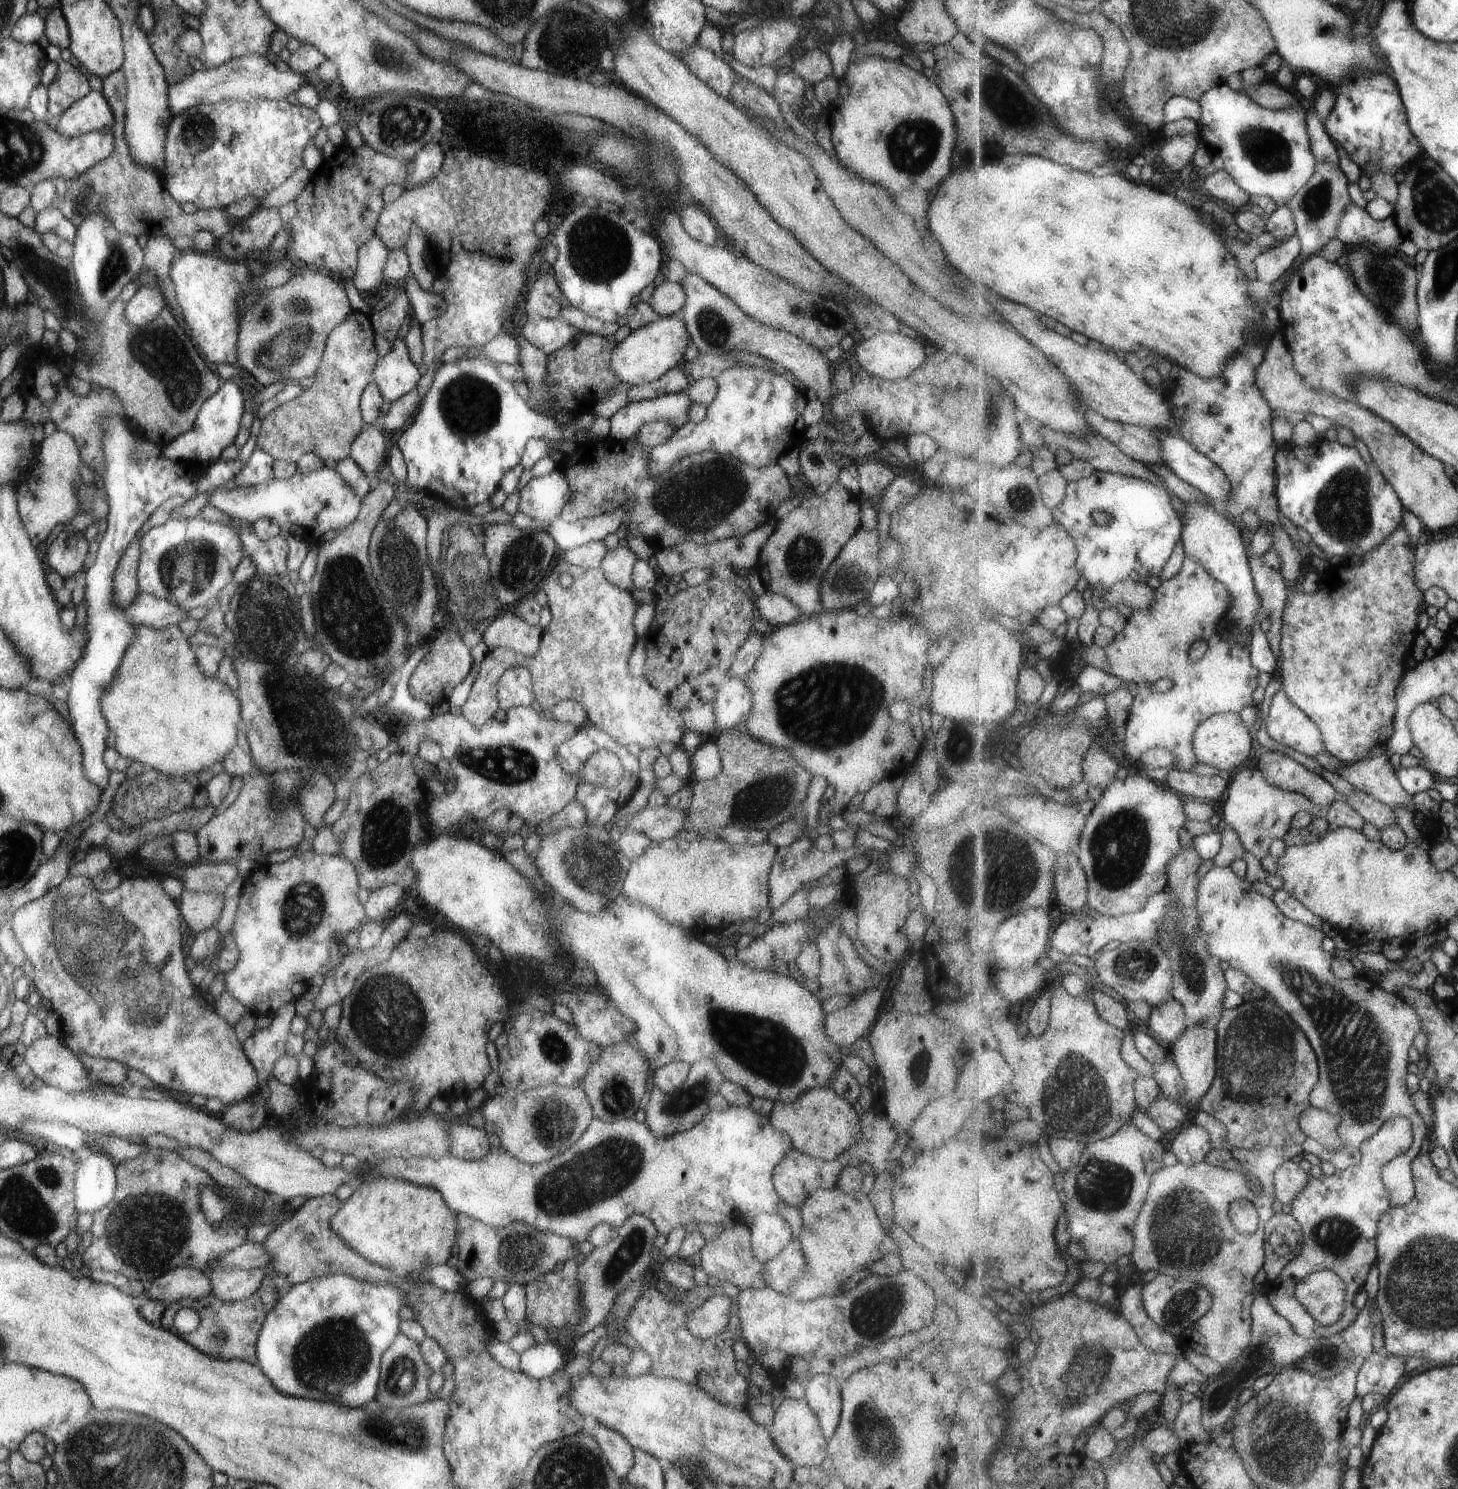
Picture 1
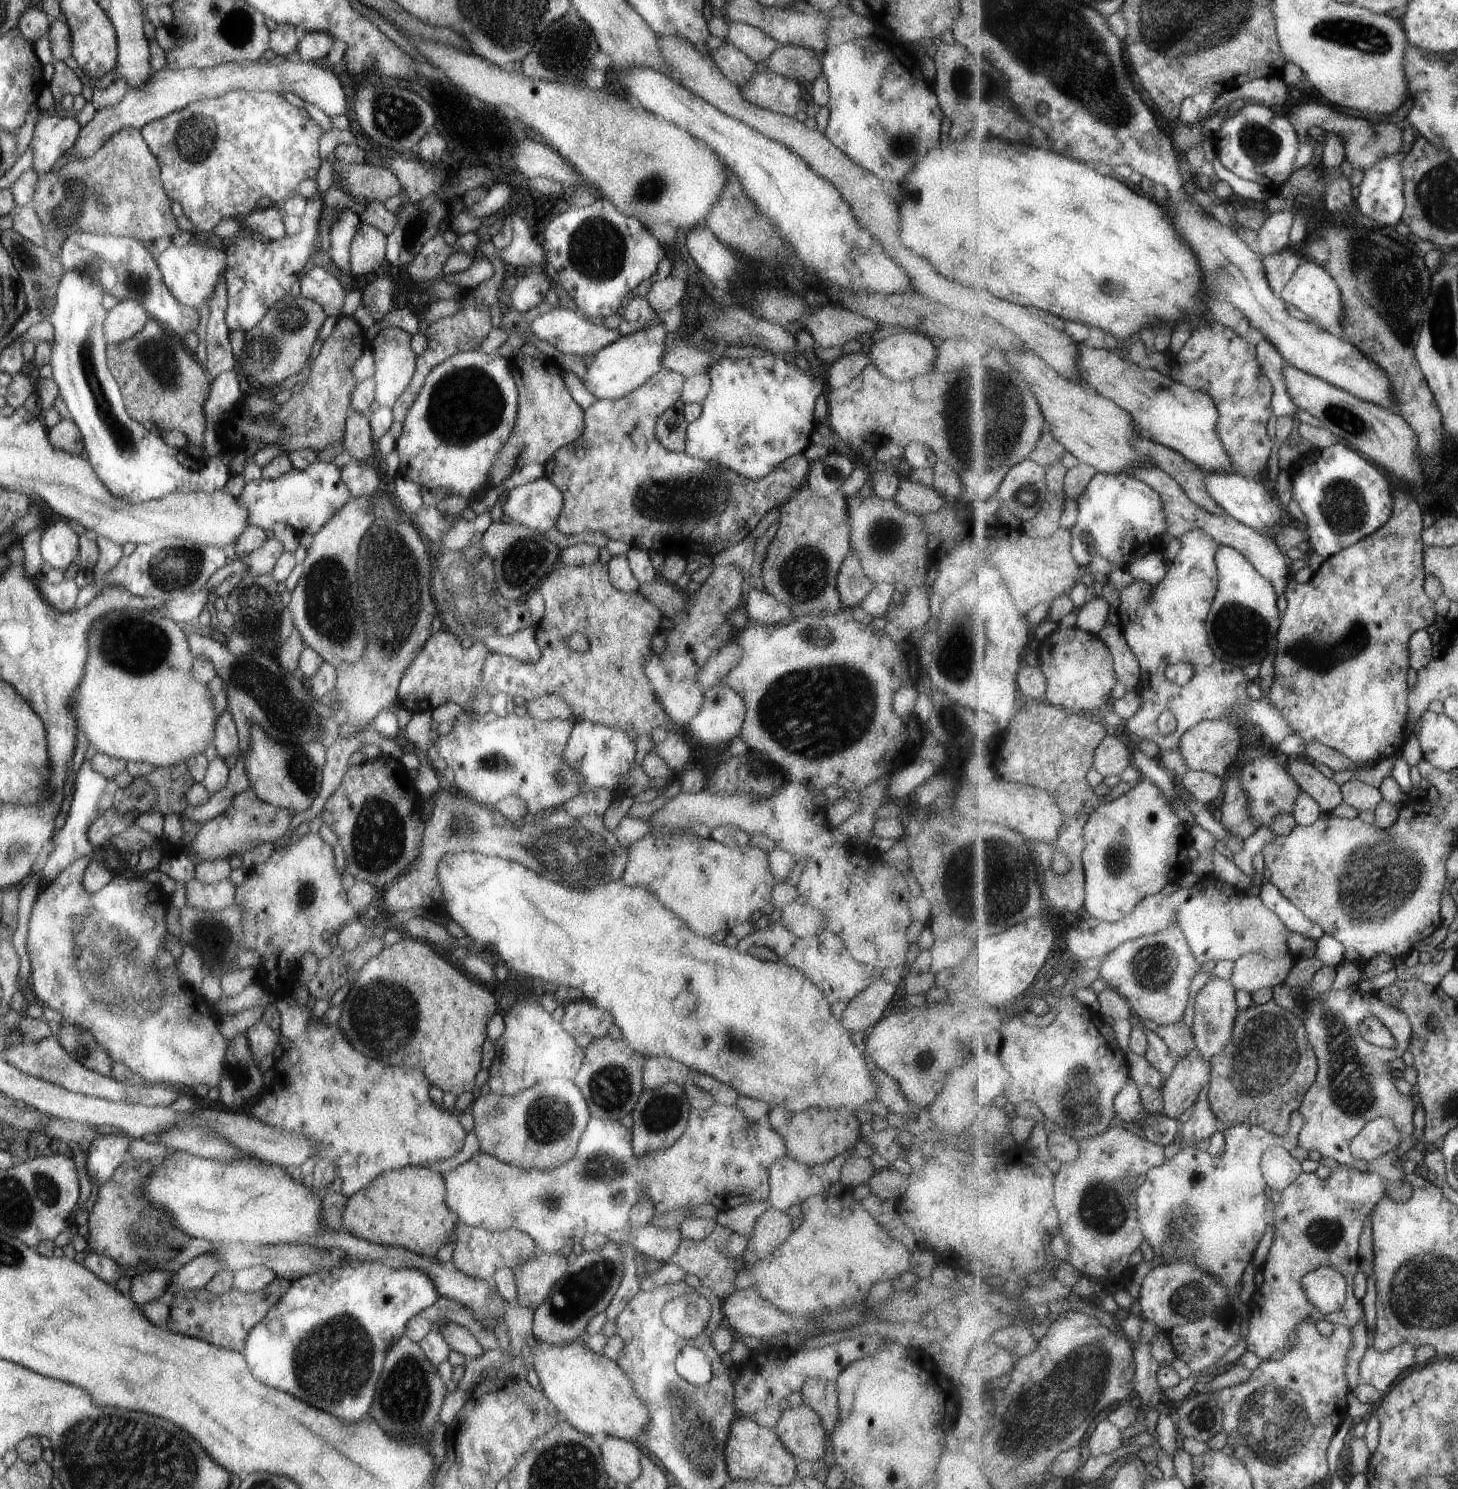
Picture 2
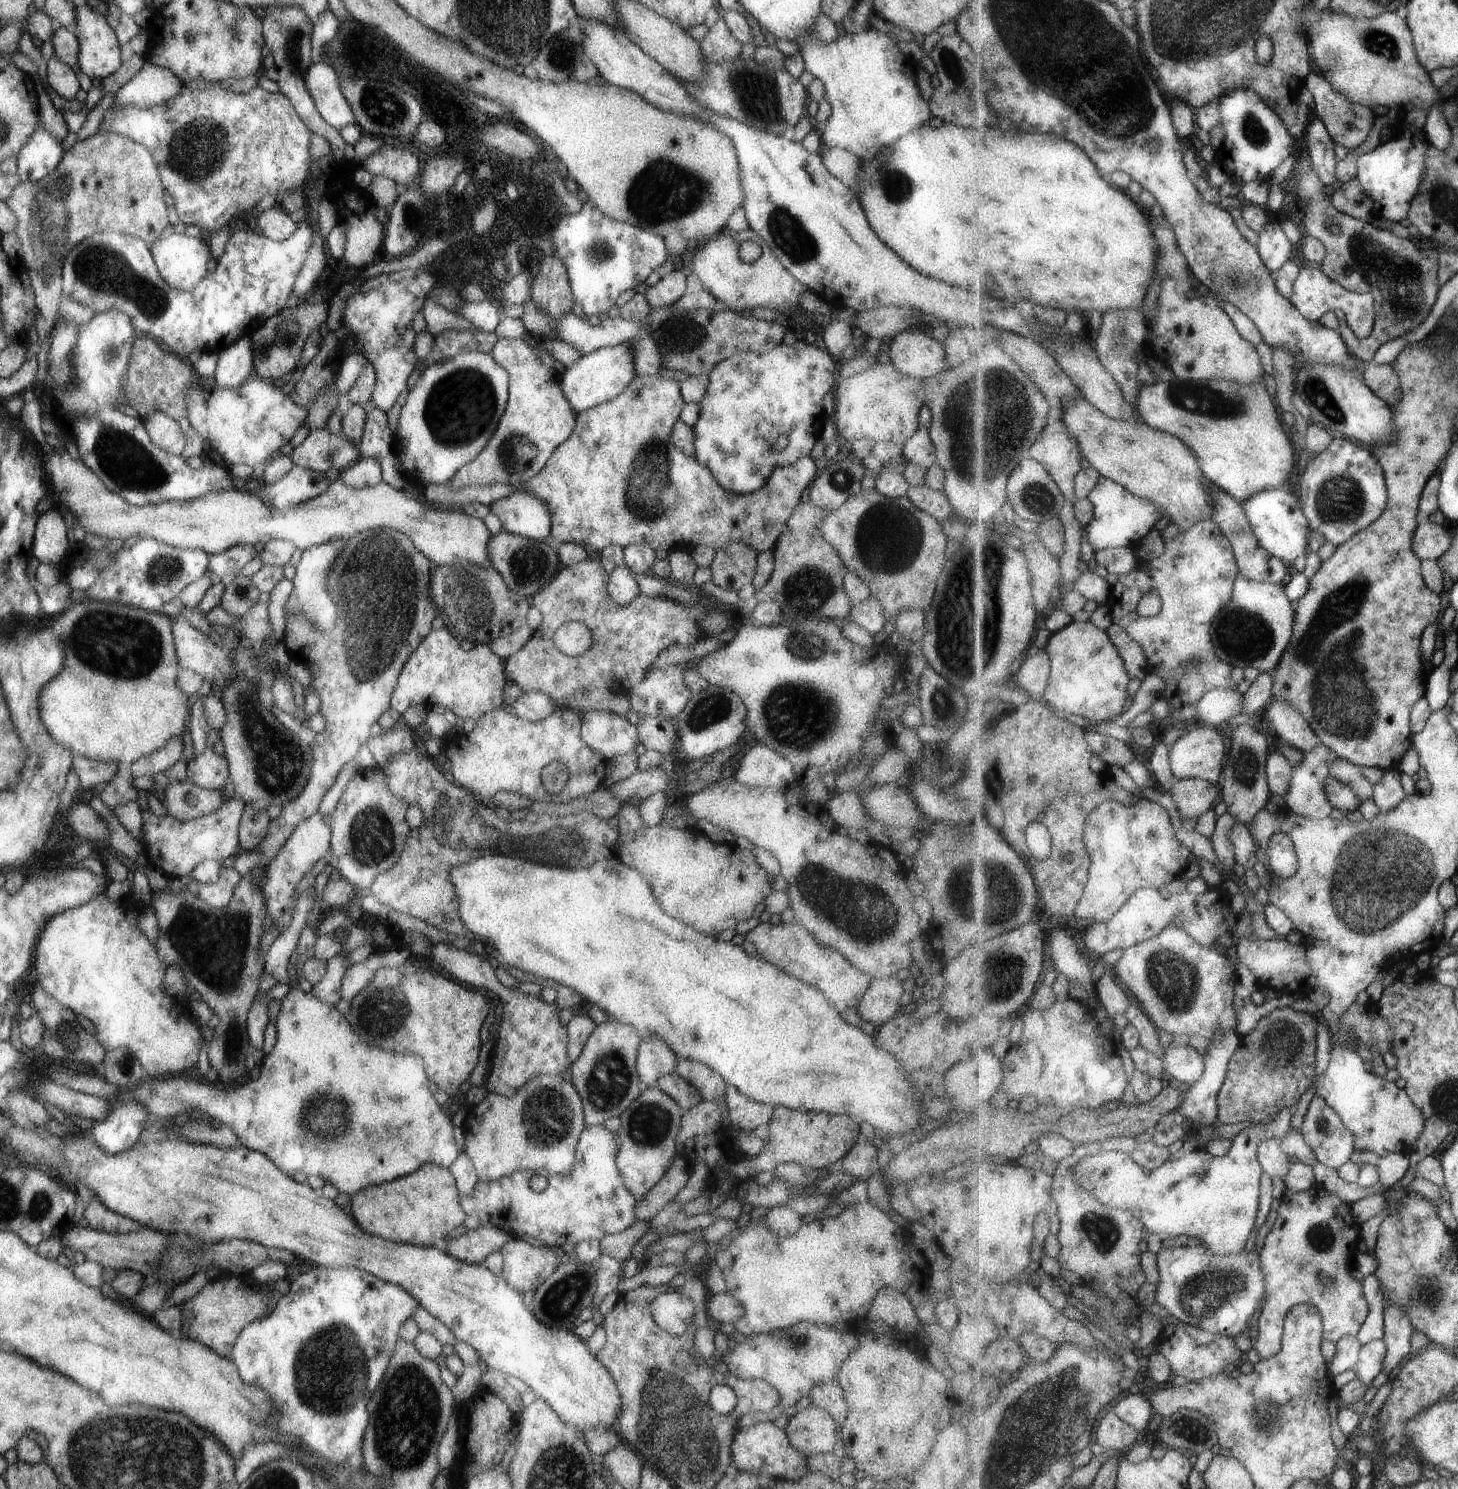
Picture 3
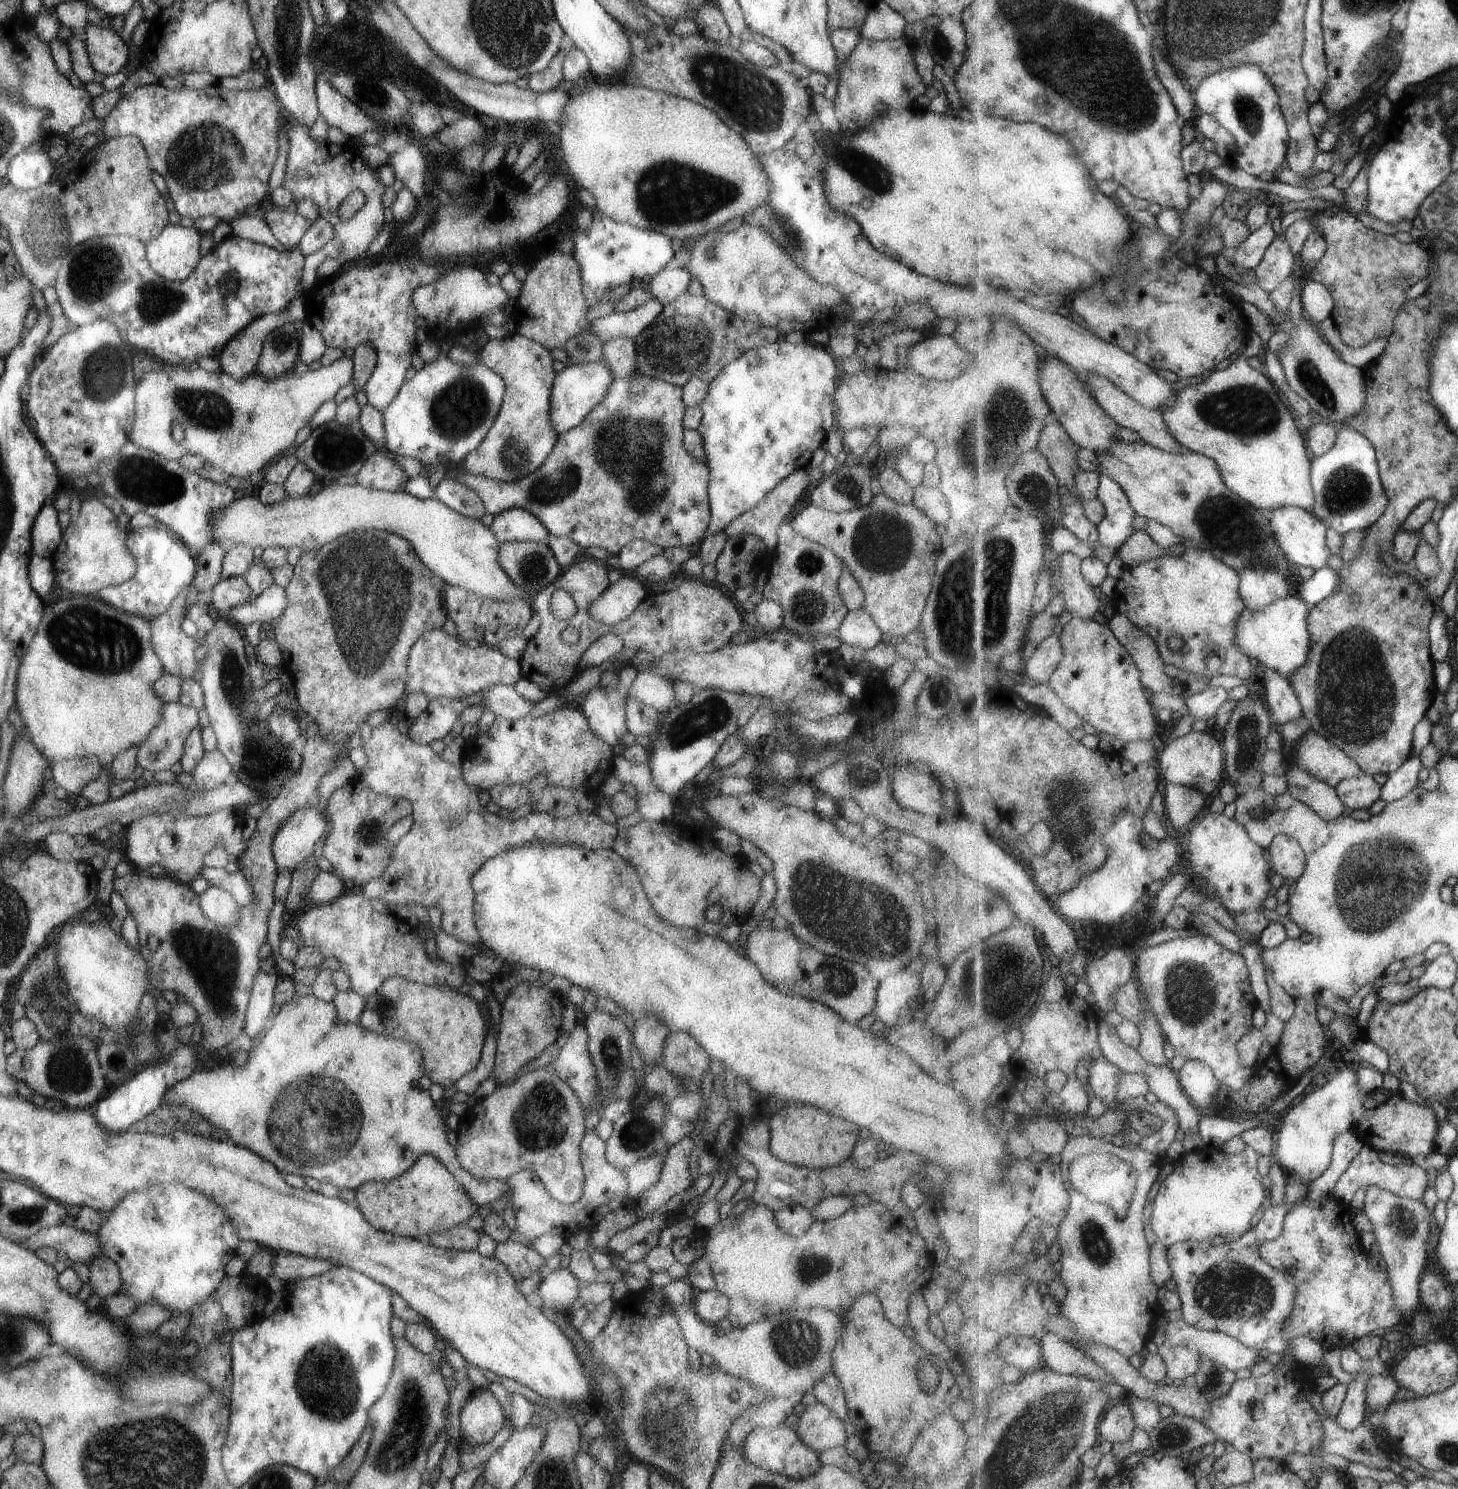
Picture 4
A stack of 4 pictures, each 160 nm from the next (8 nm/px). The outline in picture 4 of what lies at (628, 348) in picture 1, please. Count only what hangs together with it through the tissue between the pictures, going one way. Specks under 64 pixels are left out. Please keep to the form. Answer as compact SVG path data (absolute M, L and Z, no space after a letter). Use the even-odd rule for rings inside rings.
M603 357L590 363L563 367L552 380L550 390L550 423L557 434L573 428L607 394L614 376Z

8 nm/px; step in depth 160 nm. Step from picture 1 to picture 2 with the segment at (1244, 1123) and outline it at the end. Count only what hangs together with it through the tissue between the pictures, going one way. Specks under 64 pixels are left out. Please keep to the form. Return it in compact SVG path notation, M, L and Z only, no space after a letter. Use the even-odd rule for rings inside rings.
M1271 999L1262 1005L1253 1004L1249 1008L1240 1010L1239 1014L1236 1016L1235 1026L1232 1033L1233 1036L1226 1044L1222 1054L1214 1056L1210 1060L1210 1063L1212 1064L1213 1076L1209 1087L1206 1090L1206 1096L1210 1102L1211 1108L1226 1126L1247 1124L1247 1122L1249 1122L1250 1124L1263 1126L1270 1132L1273 1132L1273 1134L1289 1132L1287 1128L1289 1126L1289 1122L1291 1122L1291 1114L1293 1114L1295 1110L1300 1110L1305 1102L1307 1091L1310 1090L1318 1078L1318 1056L1315 1052L1314 1045L1310 1043L1308 1032L1306 1031L1302 1018L1293 1014L1293 1012L1289 1012L1289 1010L1286 1010L1285 1008L1281 1008L1277 1002L1274 1002L1273 999Z

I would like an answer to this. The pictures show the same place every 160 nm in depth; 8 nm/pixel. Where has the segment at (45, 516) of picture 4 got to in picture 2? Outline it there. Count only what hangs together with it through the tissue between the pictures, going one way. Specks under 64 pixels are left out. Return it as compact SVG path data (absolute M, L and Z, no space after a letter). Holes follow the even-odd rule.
M55 518L41 526L39 552L43 567L63 572L78 551L78 535L67 525L66 520Z

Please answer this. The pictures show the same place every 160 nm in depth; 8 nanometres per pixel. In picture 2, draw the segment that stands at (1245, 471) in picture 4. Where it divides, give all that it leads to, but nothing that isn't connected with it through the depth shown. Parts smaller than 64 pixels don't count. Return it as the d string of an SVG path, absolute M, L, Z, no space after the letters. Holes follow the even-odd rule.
M1084 342L1080 343L1078 369L1085 384L1132 416L1143 437L1183 453L1205 471L1237 473L1219 438L1220 412L1209 393L1189 388L1147 365L1126 360L1115 350L1097 350Z

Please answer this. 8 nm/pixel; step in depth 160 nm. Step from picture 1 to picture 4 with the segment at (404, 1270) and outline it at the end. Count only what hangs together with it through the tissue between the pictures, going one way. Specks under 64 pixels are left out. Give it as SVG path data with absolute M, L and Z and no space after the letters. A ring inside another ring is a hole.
M421 1155L403 1174L390 1181L370 1181L354 1190L356 1207L376 1231L424 1240L428 1233L464 1223L479 1207L467 1199L454 1176L431 1155Z

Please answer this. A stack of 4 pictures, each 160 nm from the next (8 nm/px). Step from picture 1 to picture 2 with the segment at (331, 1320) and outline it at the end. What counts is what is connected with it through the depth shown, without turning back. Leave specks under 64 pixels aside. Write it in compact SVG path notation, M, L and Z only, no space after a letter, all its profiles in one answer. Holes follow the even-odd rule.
M342 1260L337 1267L319 1269L289 1283L289 1288L247 1333L240 1353L251 1376L261 1384L289 1392L291 1396L329 1412L341 1422L366 1416L387 1349L401 1335L407 1321L438 1299L431 1277L421 1269L389 1268L373 1261Z

